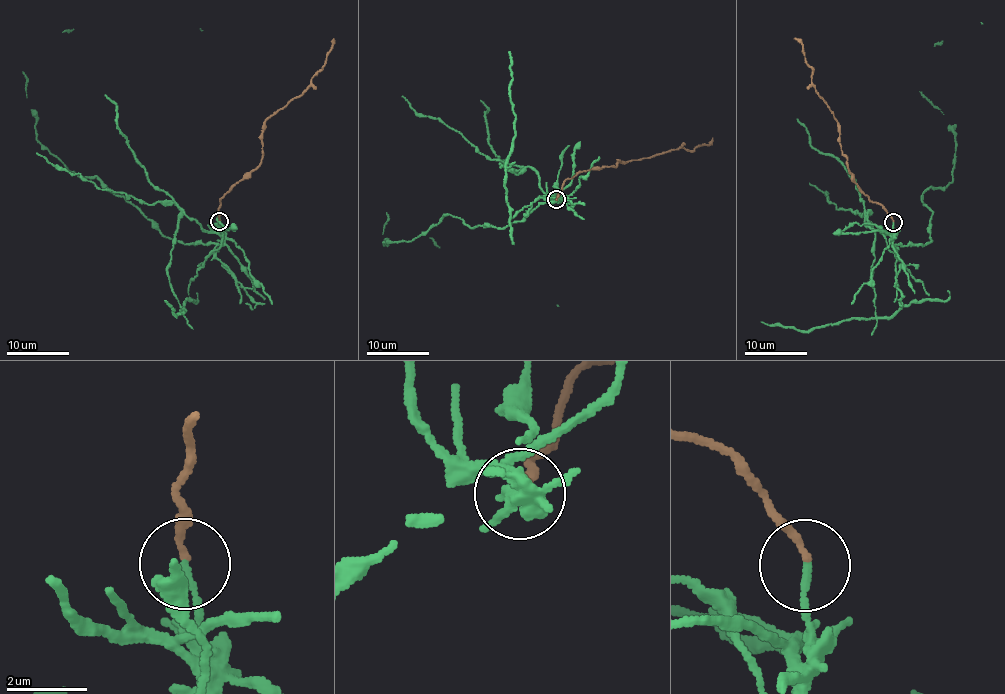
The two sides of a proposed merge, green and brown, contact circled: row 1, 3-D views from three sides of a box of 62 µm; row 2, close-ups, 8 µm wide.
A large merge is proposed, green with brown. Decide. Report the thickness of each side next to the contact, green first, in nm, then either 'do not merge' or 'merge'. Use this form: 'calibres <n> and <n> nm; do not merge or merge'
calibres 190 and 180 nm; do not merge

